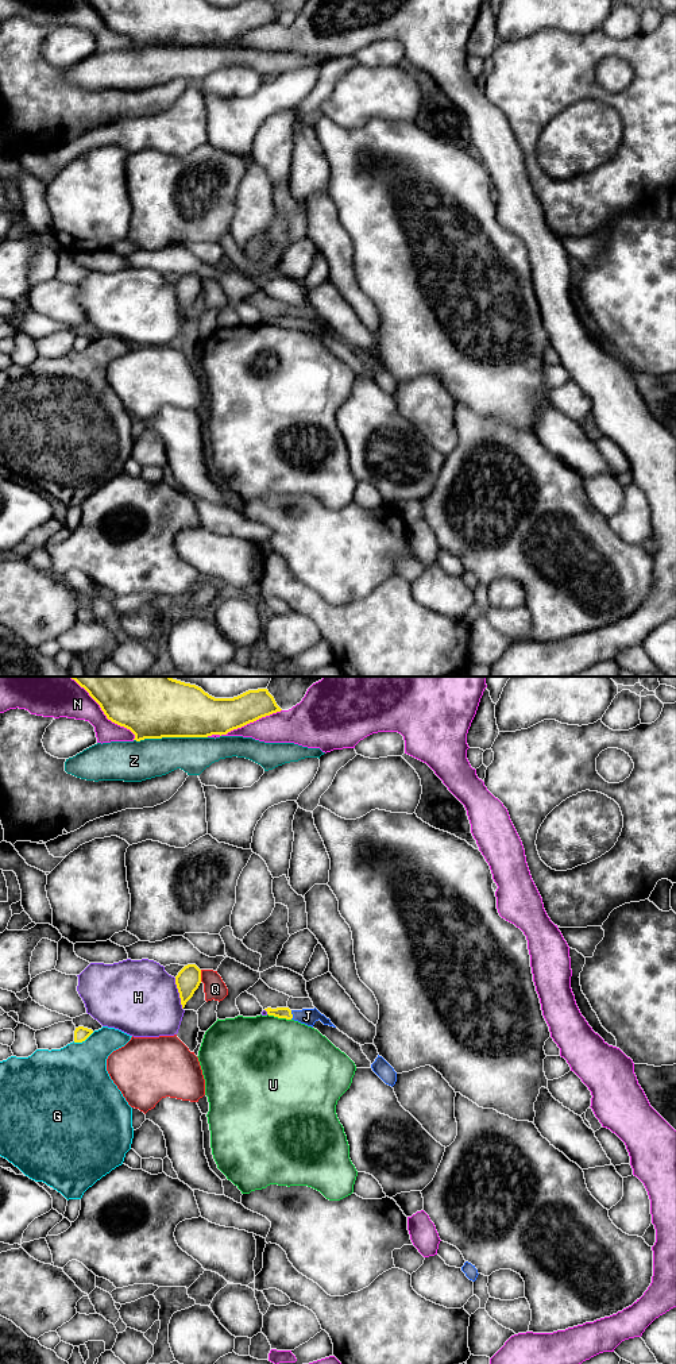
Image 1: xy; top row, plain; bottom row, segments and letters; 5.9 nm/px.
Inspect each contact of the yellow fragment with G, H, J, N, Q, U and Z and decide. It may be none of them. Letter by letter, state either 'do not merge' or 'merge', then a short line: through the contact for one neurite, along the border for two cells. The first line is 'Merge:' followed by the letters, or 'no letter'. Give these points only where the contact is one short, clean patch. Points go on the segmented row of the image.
Merge: J
G: do not merge
H: do not merge
J: merge; line xy (279, 1012), (292, 1014), (306, 1016)
N: do not merge
Q: do not merge
U: do not merge
Z: do not merge

